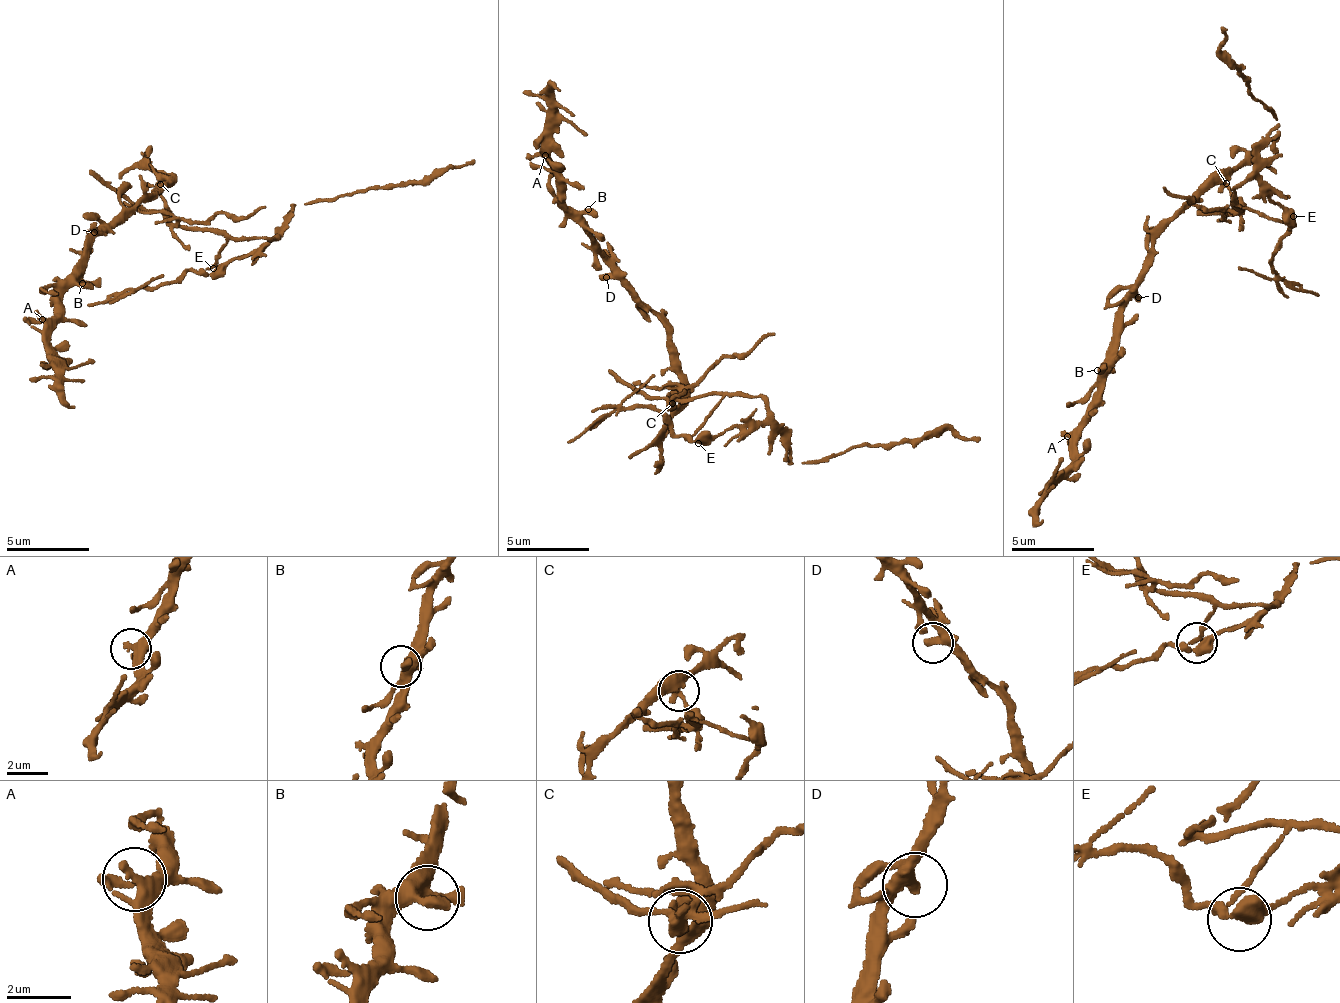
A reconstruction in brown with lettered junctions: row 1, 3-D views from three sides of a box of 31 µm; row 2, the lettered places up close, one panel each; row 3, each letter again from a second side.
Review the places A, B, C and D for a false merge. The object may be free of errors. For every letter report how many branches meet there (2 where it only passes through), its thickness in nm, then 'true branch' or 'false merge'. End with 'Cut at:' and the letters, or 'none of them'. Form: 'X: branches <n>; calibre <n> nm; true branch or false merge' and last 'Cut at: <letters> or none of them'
A: branches 4; calibre 320 nm; true branch
B: branches 2; calibre 380 nm; true branch
C: branches 4; calibre 240 nm; false merge
D: branches 4; calibre 300 nm; true branch
Cut at: C

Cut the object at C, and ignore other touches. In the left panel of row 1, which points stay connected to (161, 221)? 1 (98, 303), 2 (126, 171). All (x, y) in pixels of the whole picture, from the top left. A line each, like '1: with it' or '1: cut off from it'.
1: with it
2: cut off from it

